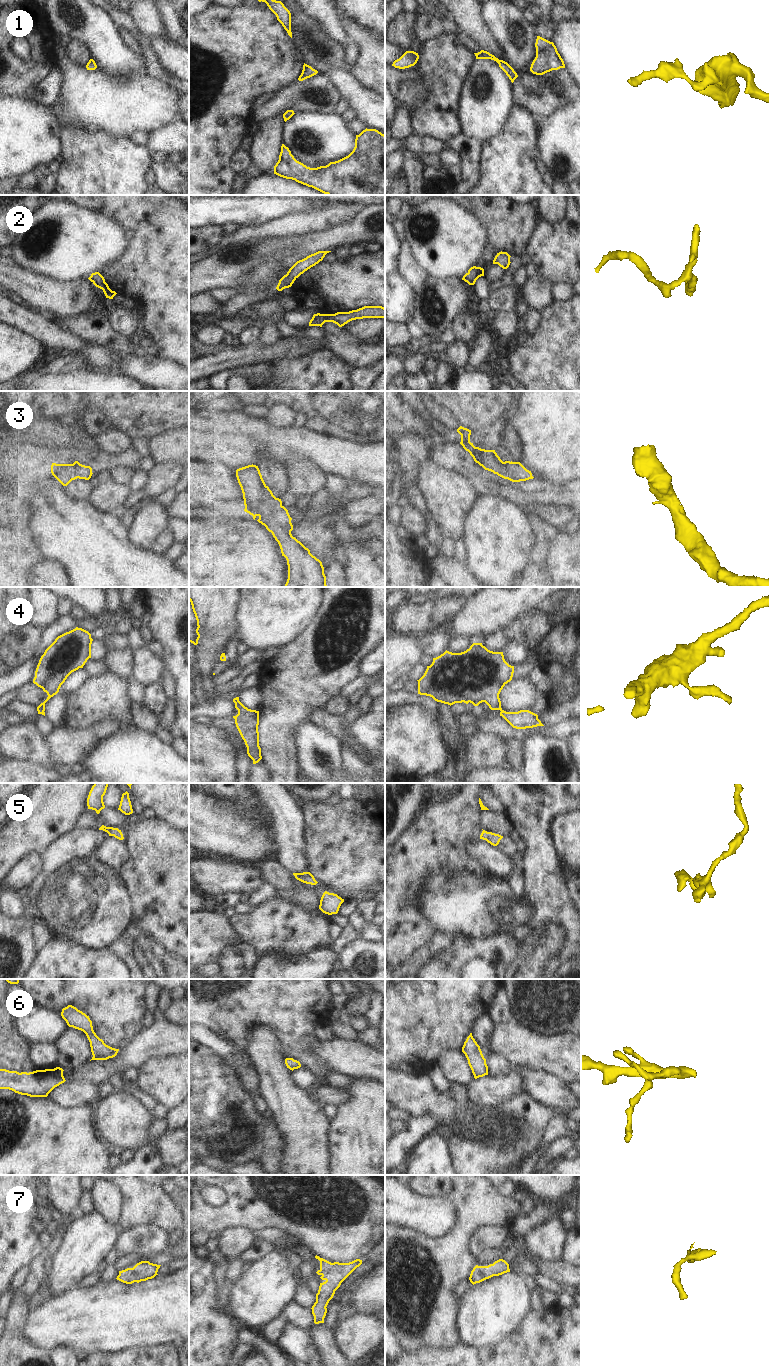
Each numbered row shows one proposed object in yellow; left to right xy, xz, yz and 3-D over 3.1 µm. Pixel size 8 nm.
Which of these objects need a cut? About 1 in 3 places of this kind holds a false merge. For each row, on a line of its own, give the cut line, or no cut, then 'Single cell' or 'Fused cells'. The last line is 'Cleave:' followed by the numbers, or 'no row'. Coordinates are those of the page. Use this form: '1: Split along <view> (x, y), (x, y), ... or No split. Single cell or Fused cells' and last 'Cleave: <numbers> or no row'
1: No split. Single cell
2: No split. Single cell
3: No split. Single cell
4: No split. Single cell
5: No split. Single cell
6: No split. Single cell
7: No split. Single cell
Cleave: no row

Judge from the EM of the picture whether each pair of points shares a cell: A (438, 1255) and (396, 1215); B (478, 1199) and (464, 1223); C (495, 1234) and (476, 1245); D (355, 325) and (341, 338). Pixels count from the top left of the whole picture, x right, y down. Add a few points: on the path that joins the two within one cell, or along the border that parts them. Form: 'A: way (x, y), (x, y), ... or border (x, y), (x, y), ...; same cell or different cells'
A: border (395, 1224), (410, 1228), (433, 1239); different cells
B: way (477, 1205), (470, 1217); same cell
C: way (490, 1237), (481, 1241); same cell
D: border (340, 327), (361, 341); different cells

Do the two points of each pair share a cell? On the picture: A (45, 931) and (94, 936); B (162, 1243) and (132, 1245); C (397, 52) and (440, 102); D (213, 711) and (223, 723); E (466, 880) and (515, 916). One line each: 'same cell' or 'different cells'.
A: different cells
B: same cell
C: different cells
D: different cells
E: same cell

